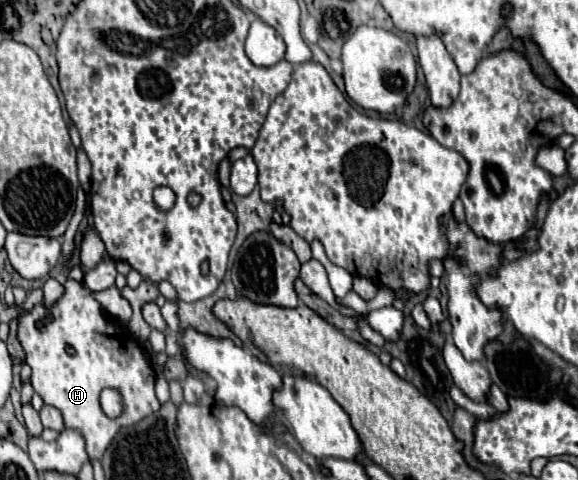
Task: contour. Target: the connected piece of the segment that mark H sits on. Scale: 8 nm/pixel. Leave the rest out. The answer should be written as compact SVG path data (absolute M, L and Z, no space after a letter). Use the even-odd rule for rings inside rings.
M68 279L64 287L66 293L54 309L36 305L20 317L18 337L24 347L24 361L32 367L34 391L44 399L44 403L62 411L66 427L82 431L90 459L102 459L120 427L128 427L160 409L154 395L154 369L148 353L140 347L132 333L122 329L116 319L106 319L102 305L86 287L72 279ZM48 313L54 315L54 321L44 329L36 329L34 323ZM64 345L72 345L76 355L68 355ZM106 387L122 393L124 409L116 419L110 419L100 405L100 391Z

